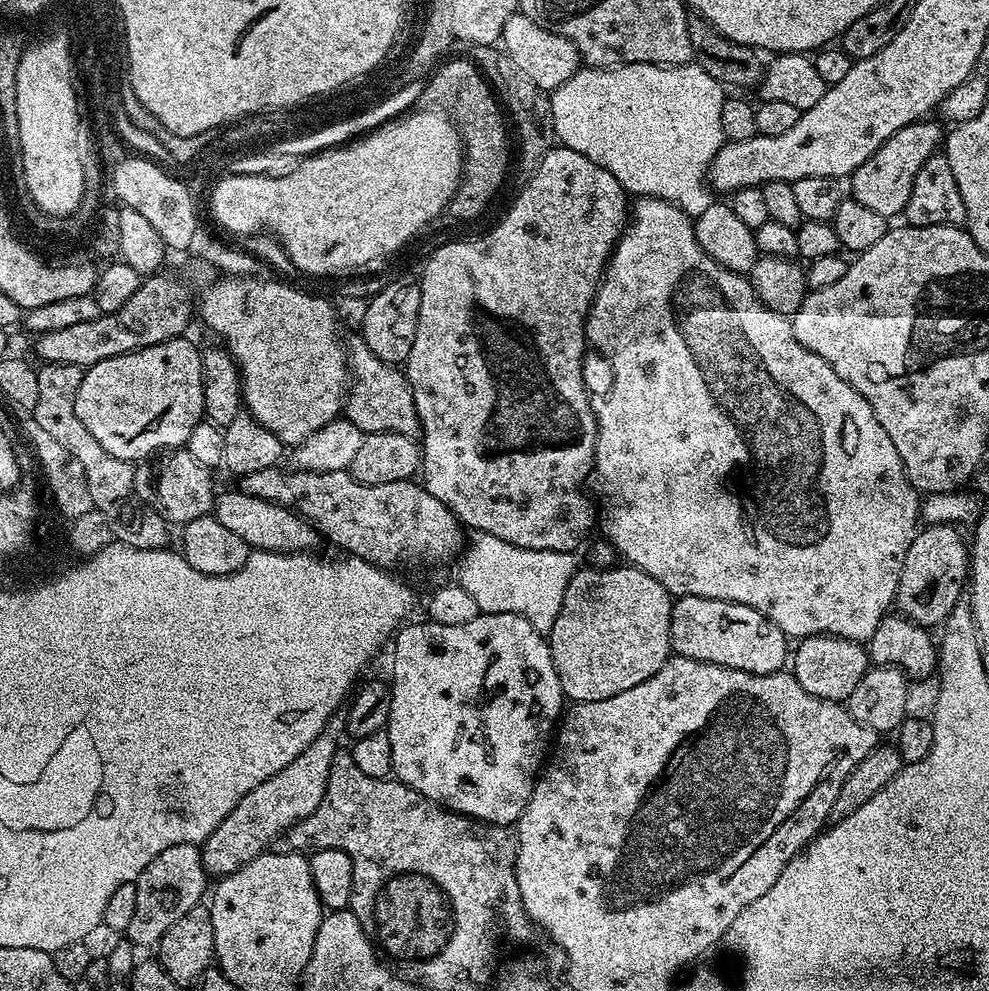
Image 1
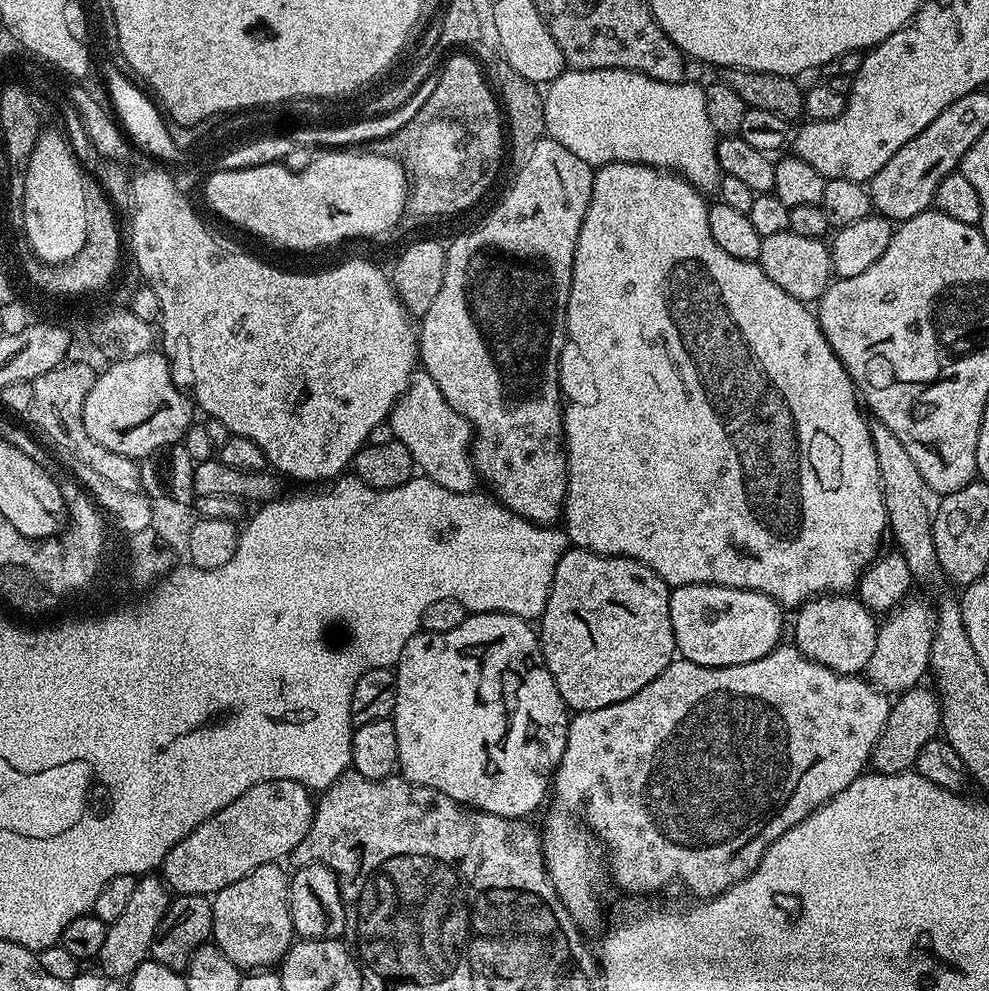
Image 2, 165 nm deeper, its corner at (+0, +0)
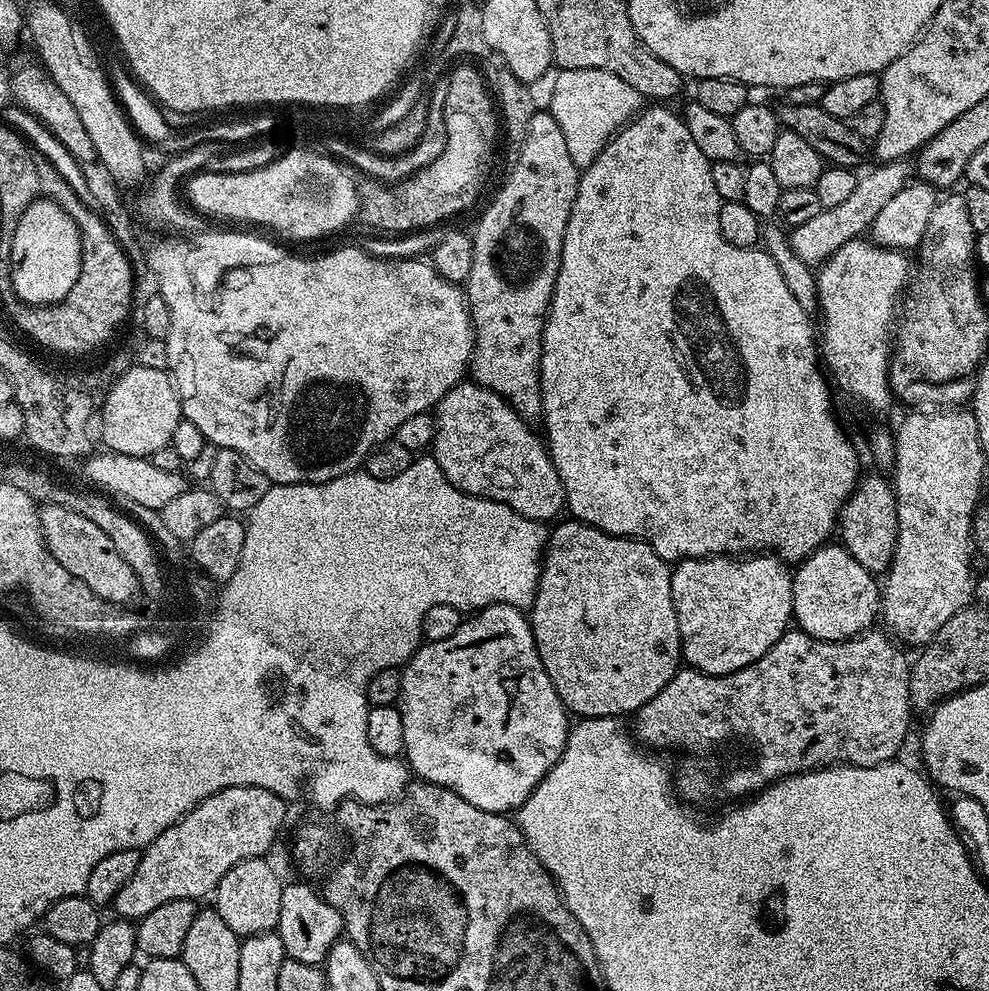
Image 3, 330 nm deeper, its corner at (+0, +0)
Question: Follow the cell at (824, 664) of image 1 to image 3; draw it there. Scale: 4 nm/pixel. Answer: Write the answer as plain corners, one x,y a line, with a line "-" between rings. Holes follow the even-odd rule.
829,542
823,544
816,552
812,552
792,572
792,620
799,631
805,632
816,640
853,640
862,636
873,627
872,624
882,612
882,588
877,577
866,570
866,566
854,562
854,558
846,551
843,544

